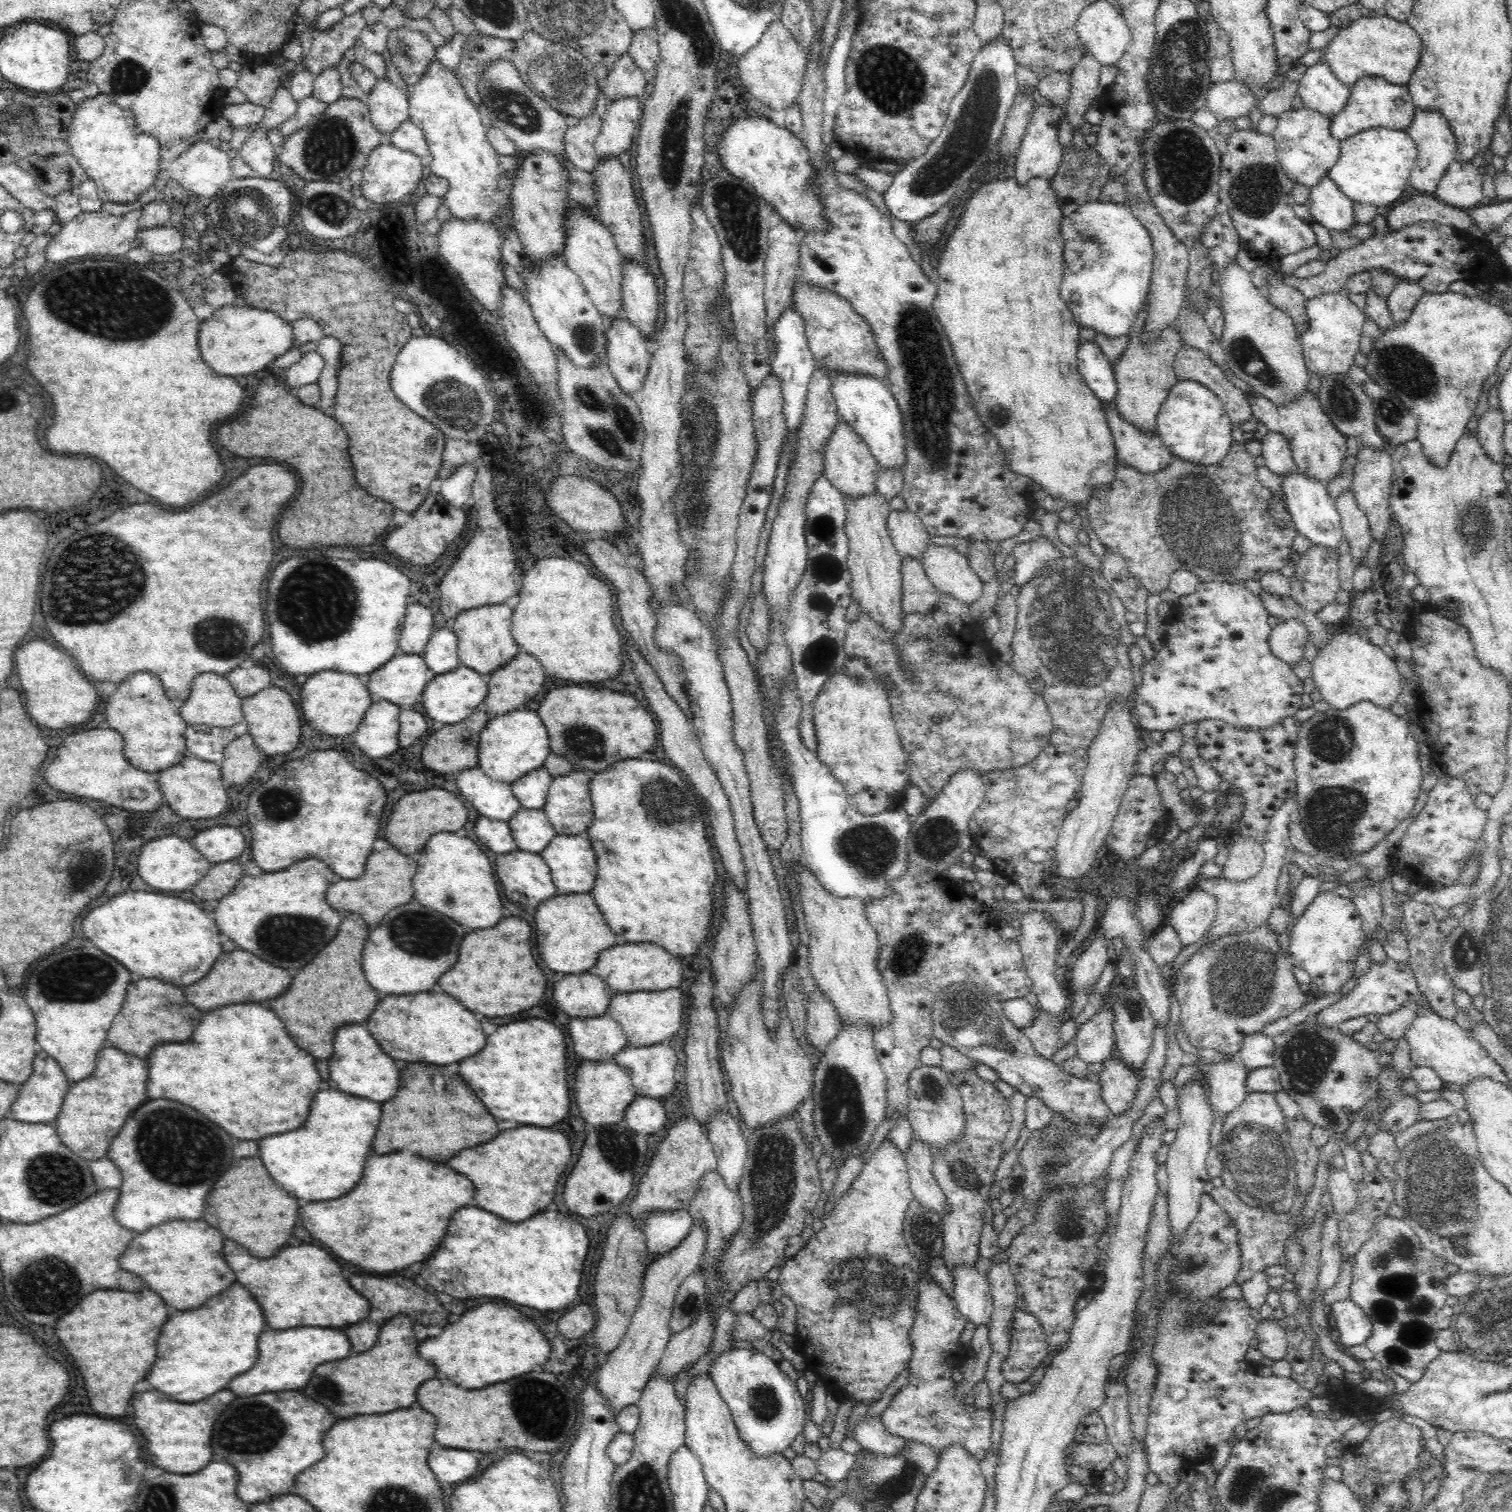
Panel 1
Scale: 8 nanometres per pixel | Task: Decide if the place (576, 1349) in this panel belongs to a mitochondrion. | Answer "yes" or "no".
no

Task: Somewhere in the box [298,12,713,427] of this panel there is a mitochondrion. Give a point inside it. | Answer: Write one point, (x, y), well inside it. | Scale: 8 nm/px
(562, 77)

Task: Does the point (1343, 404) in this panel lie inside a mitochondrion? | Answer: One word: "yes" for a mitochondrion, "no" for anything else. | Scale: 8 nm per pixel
yes

